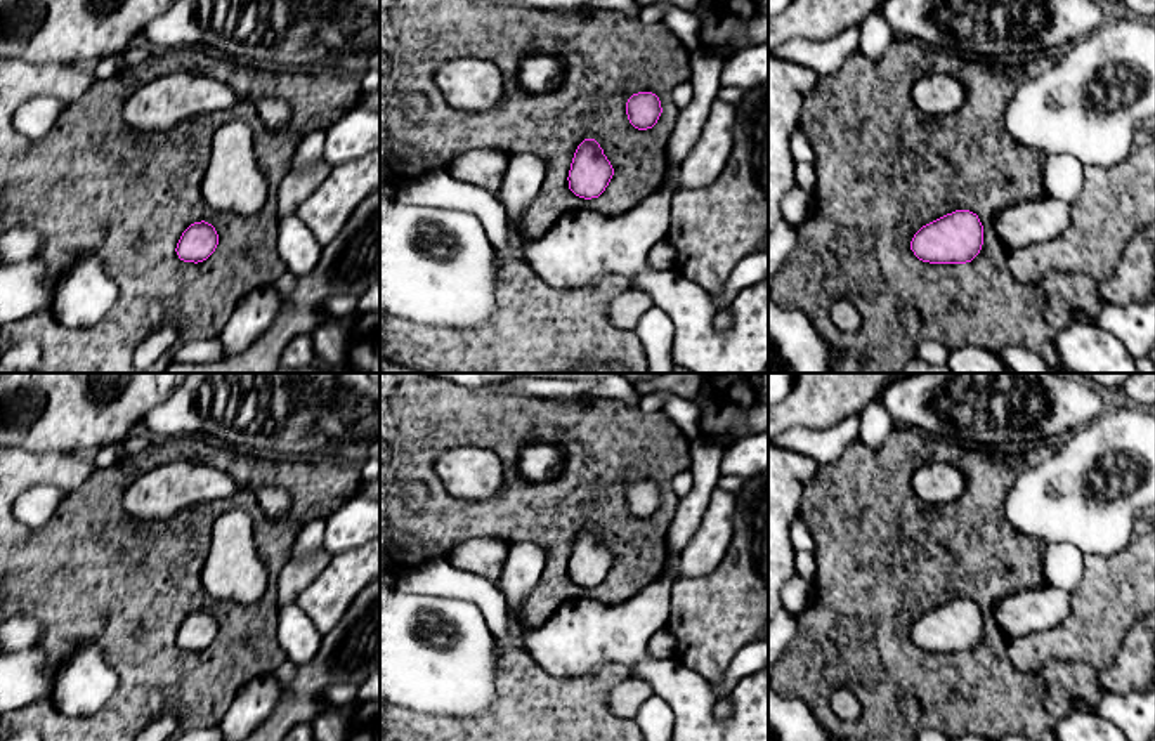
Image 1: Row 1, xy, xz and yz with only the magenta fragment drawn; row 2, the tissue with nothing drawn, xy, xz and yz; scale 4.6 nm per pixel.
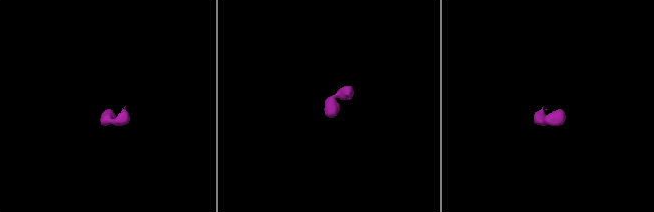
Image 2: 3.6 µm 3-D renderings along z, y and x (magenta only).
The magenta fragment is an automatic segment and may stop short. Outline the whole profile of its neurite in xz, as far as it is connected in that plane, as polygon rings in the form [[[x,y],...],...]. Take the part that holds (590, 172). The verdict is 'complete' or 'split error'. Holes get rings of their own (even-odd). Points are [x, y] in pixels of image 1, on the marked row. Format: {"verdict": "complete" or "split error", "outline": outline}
{"verdict": "complete", "outline": [[[584,139],[572,158],[569,189],[584,200],[598,198],[609,186],[614,168],[595,139]]]}

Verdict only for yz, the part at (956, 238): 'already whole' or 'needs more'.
already whole

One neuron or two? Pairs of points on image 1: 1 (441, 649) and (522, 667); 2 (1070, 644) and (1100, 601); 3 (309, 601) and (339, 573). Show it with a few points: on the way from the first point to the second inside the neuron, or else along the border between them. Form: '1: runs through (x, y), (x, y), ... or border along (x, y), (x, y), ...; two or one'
1: border along (495, 637), (496, 701); two
2: runs through (1081, 634), (1100, 611); one
3: runs through (316, 596), (332, 580); one

